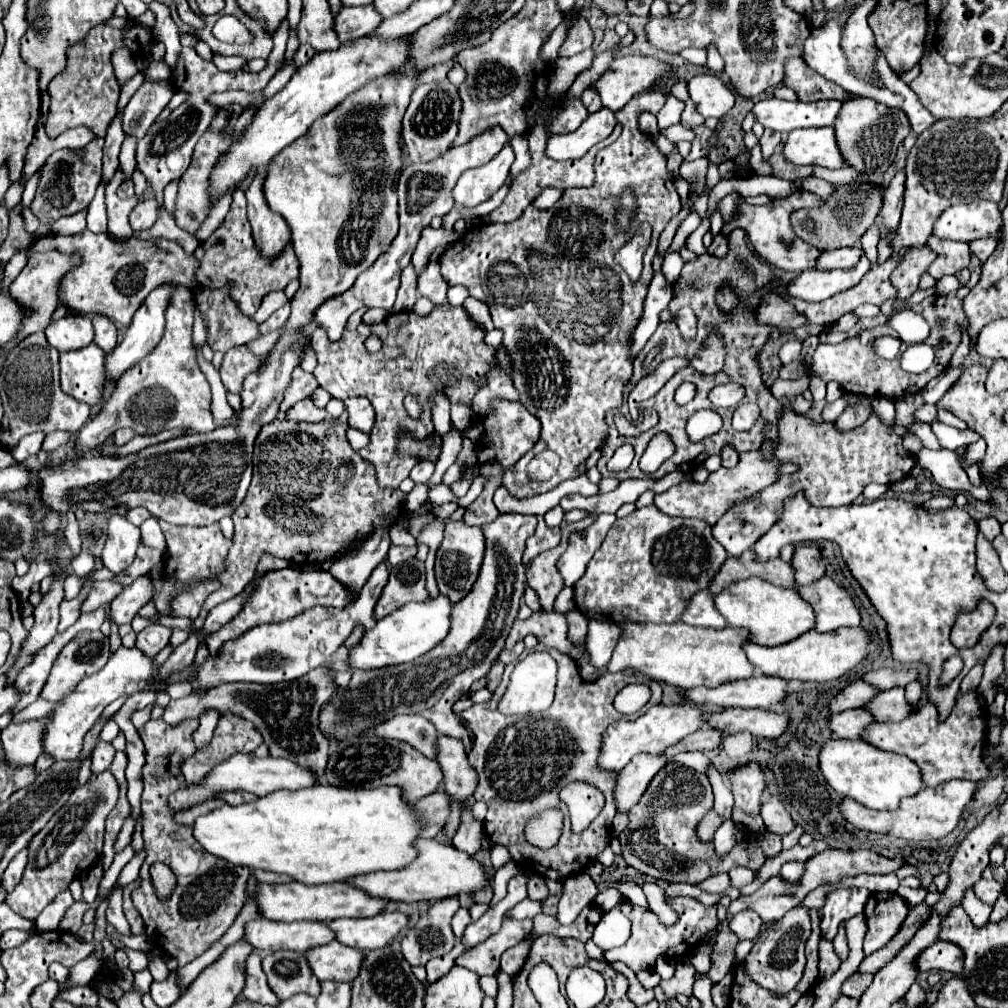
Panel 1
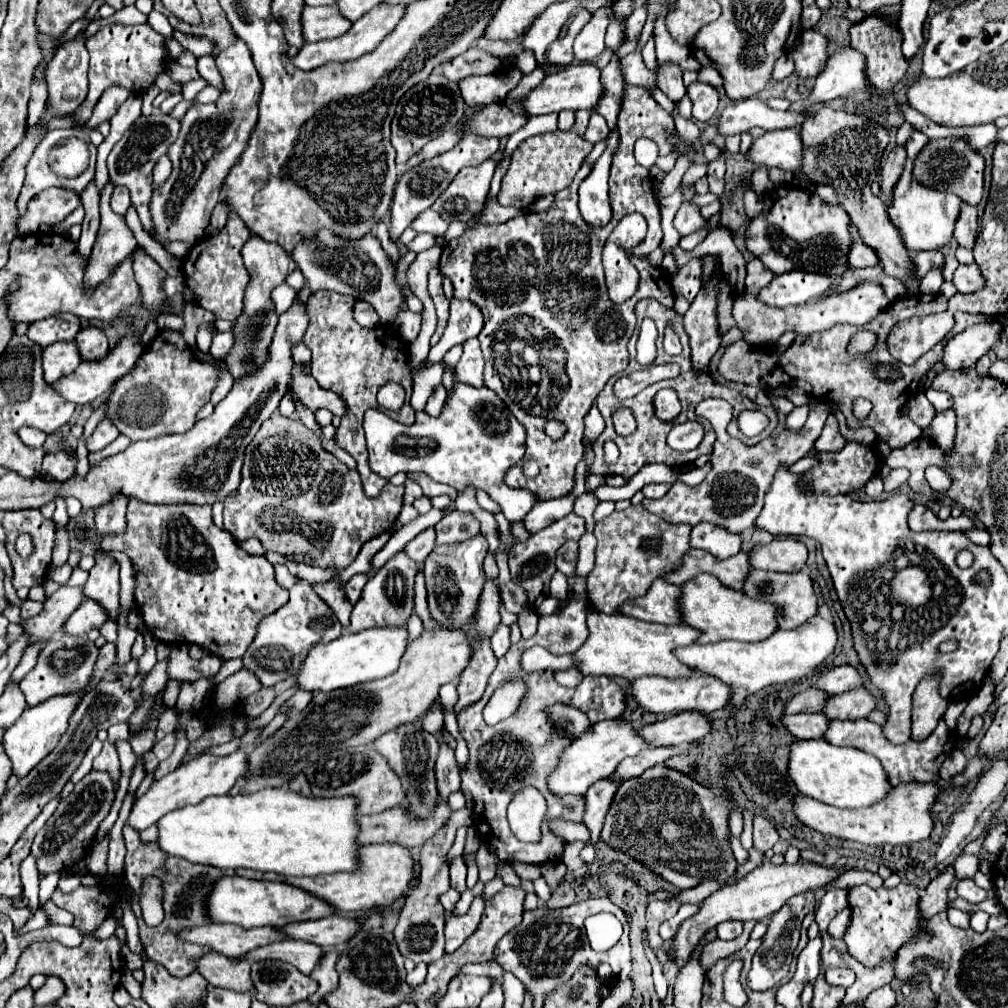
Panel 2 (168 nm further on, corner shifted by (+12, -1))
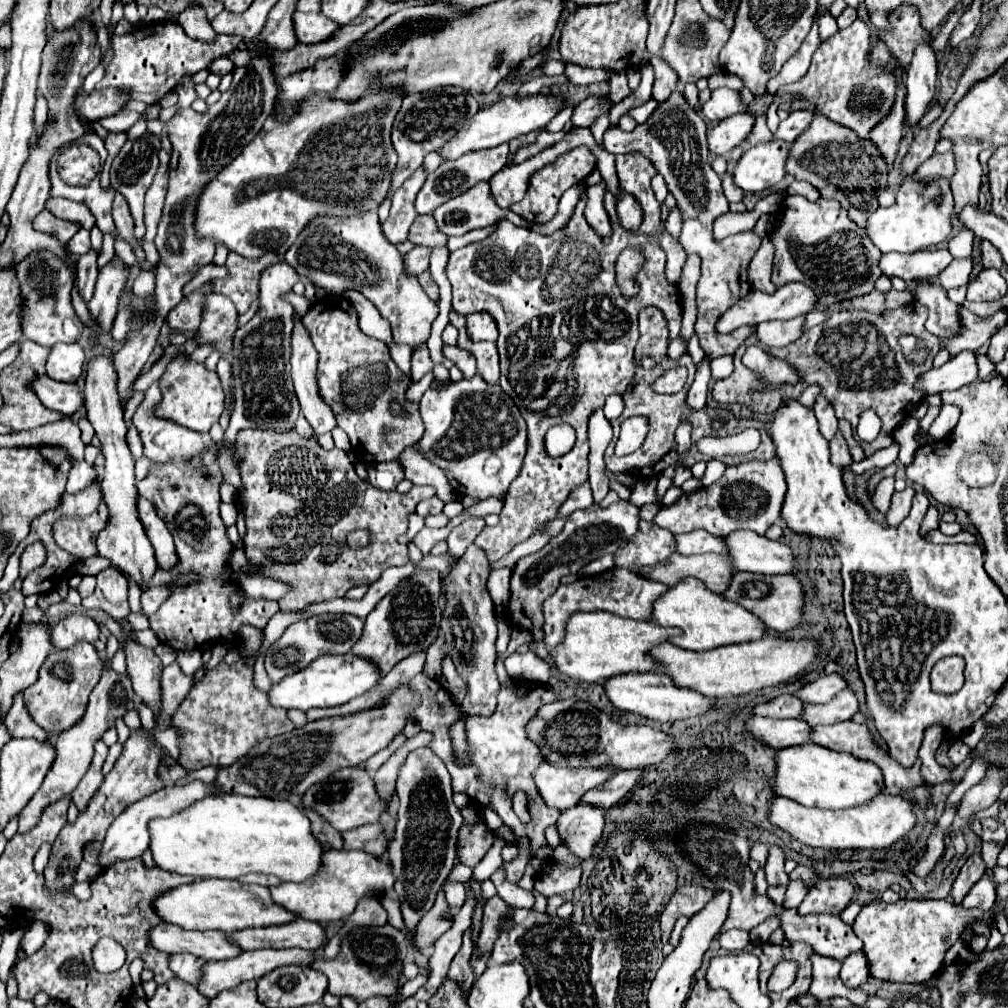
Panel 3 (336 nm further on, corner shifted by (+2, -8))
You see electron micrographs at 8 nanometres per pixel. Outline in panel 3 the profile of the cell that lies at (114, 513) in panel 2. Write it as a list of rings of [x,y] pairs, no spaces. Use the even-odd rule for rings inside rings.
[[[94,356],[88,360],[86,366],[86,410],[88,410],[88,420],[96,430],[96,436],[100,438],[100,448],[106,460],[104,466],[104,478],[102,478],[102,492],[104,492],[104,502],[110,512],[106,528],[98,534],[98,552],[110,560],[112,566],[124,570],[130,580],[134,580],[138,586],[148,584],[148,580],[156,572],[156,558],[154,558],[154,548],[144,532],[144,526],[138,518],[138,488],[136,488],[136,478],[134,478],[134,458],[128,450],[126,444],[126,424],[122,420],[122,402],[118,396],[116,388],[116,370],[114,362],[110,356]]]

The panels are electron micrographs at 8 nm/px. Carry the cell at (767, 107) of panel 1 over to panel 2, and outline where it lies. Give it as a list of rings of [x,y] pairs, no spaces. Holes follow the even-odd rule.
[[[746,99],[734,101],[718,117],[718,135],[740,135],[752,127],[762,127],[766,131],[796,127],[806,119],[806,115],[798,115],[792,111],[774,111],[764,101]]]

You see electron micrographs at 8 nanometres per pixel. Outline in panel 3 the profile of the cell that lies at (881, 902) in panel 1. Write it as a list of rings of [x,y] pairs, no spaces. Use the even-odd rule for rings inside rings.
[[[950,898],[944,900],[898,900],[896,904],[886,904],[884,900],[872,900],[866,906],[862,906],[860,914],[856,916],[852,928],[856,936],[864,942],[864,956],[870,964],[870,974],[880,982],[926,982],[930,976],[934,976],[944,962],[946,950],[960,938],[966,926],[972,926],[974,920],[984,920],[986,926],[994,928],[990,924],[990,912],[982,910],[966,910],[958,904],[954,904]]]

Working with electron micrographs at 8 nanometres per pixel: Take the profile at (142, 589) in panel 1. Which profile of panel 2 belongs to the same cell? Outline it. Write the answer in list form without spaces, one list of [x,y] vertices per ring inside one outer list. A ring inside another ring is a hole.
[[[86,601],[70,615],[70,619],[64,623],[62,629],[68,635],[84,637],[90,629],[98,629],[104,621],[108,621],[108,615],[104,613],[106,611],[96,601]]]

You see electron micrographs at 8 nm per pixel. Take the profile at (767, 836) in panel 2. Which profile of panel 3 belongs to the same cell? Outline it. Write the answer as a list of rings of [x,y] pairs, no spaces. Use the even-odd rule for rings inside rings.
[[[770,846],[768,848],[768,858],[766,858],[766,880],[768,884],[788,884],[788,874],[784,872],[784,850],[780,846]]]

